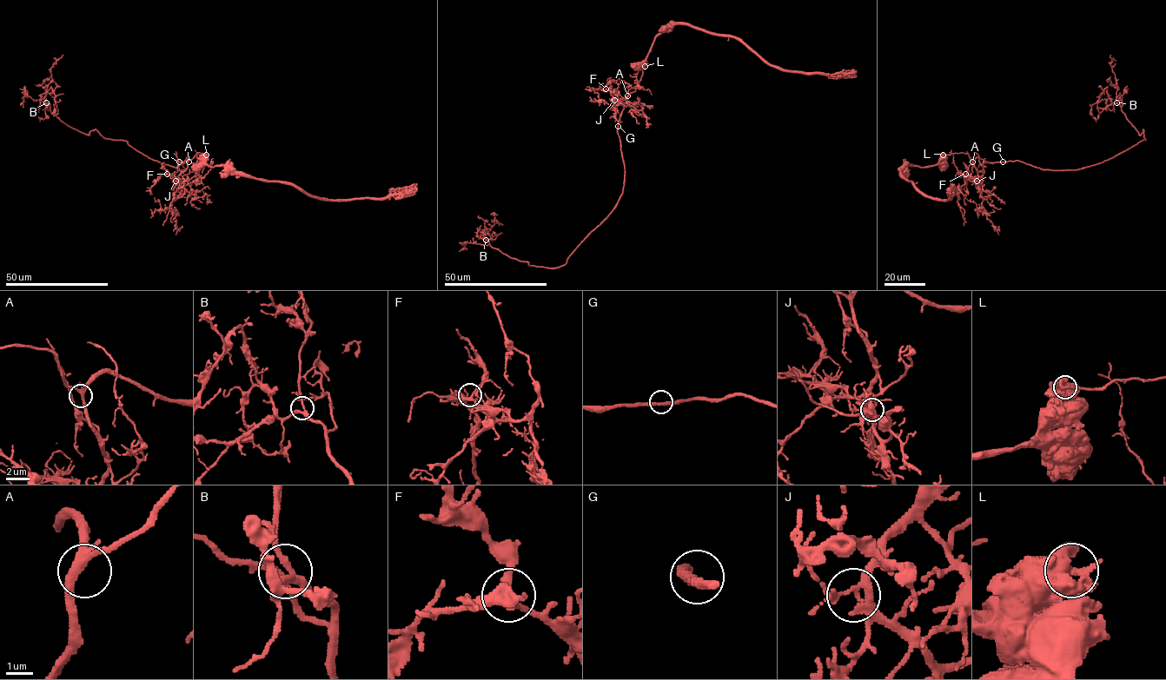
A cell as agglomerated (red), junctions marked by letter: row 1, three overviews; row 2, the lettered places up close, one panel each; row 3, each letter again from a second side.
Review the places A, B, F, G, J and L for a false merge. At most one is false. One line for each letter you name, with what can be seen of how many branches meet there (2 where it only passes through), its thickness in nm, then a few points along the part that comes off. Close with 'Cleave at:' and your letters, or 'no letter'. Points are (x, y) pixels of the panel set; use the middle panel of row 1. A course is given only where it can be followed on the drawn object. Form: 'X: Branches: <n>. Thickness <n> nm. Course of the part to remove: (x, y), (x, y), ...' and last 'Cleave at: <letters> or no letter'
L: Branches: 2. Thickness 550 nm. Course of the part to remove: (645, 66), (618, 122), (622, 194), (564, 265), (532, 266), (493, 247), (483, 232), (498, 214)
Cleave at: L

